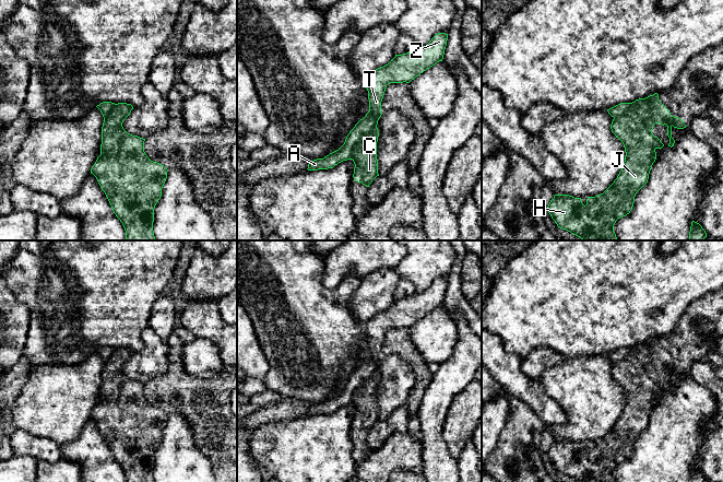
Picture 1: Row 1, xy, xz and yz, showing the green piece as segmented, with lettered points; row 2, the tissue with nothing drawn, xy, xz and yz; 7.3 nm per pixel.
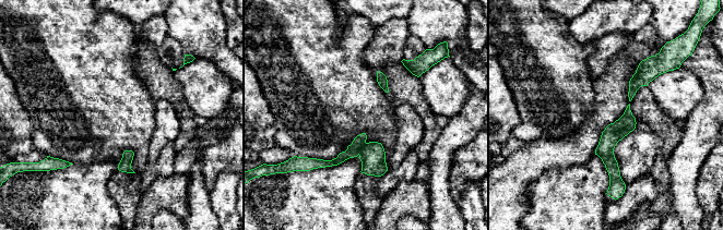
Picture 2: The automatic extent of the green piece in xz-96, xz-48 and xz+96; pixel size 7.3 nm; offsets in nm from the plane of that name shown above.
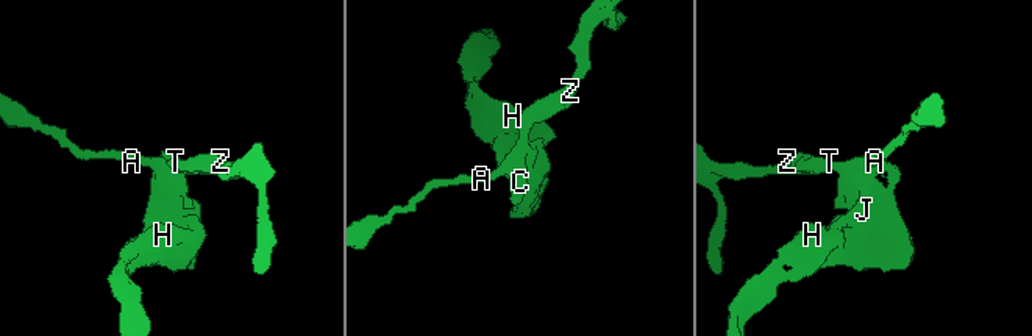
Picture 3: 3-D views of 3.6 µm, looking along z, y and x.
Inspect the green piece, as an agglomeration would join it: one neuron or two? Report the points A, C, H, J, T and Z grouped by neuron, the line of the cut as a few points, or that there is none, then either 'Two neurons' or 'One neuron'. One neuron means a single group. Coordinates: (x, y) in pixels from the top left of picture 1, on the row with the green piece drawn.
Groups: A T Z / C H J. Split along xz (376, 126), (355, 145), (351, 159). Two neurons

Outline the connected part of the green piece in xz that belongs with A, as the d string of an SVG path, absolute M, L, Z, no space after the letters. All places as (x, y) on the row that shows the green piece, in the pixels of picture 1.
M438 33L423 47L416 46L406 54L395 55L386 66L376 69L364 78L368 91L369 111L347 134L344 144L323 158L313 160L308 164L308 171L333 168L343 161L352 160L355 145L374 130L382 115L381 102L386 87L390 83L410 83L420 73L442 61L447 46L448 34Z

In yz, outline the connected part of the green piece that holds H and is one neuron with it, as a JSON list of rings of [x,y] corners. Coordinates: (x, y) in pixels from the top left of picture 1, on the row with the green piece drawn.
[[[657,93],[636,99],[630,103],[630,107],[624,115],[613,119],[612,132],[623,142],[626,152],[624,167],[603,193],[588,197],[585,205],[581,198],[555,195],[546,209],[558,227],[582,240],[617,240],[614,225],[618,219],[626,216],[632,210],[636,193],[648,183],[650,171],[656,160],[655,150],[664,146],[661,140],[652,133],[655,124],[667,126],[668,146],[671,148],[675,143],[672,138],[672,128],[684,129],[687,127],[680,118],[669,114],[668,109],[659,101]]]

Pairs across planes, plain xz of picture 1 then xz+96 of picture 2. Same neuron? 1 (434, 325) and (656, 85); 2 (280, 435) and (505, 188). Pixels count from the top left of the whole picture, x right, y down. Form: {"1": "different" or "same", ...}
{"1": "same", "2": "different"}

